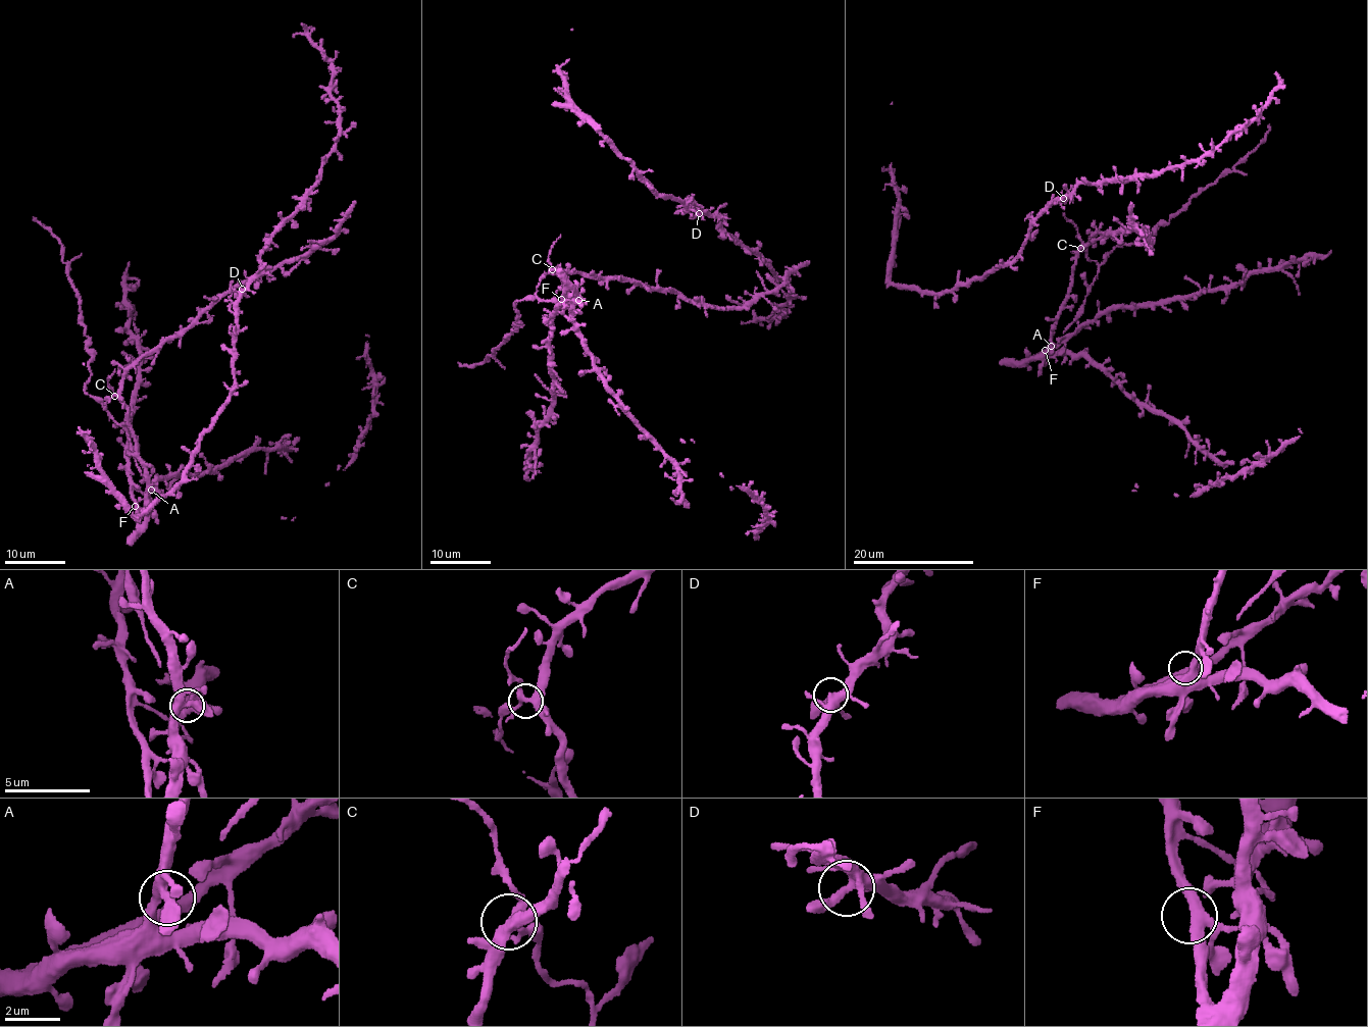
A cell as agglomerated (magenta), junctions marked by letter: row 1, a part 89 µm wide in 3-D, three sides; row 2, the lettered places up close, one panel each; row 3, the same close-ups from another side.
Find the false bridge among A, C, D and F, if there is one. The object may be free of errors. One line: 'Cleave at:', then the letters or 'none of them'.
Cleave at: C

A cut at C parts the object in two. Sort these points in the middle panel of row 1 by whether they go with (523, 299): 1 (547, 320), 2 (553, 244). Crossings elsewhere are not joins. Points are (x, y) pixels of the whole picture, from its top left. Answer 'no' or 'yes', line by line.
1: no
2: yes

